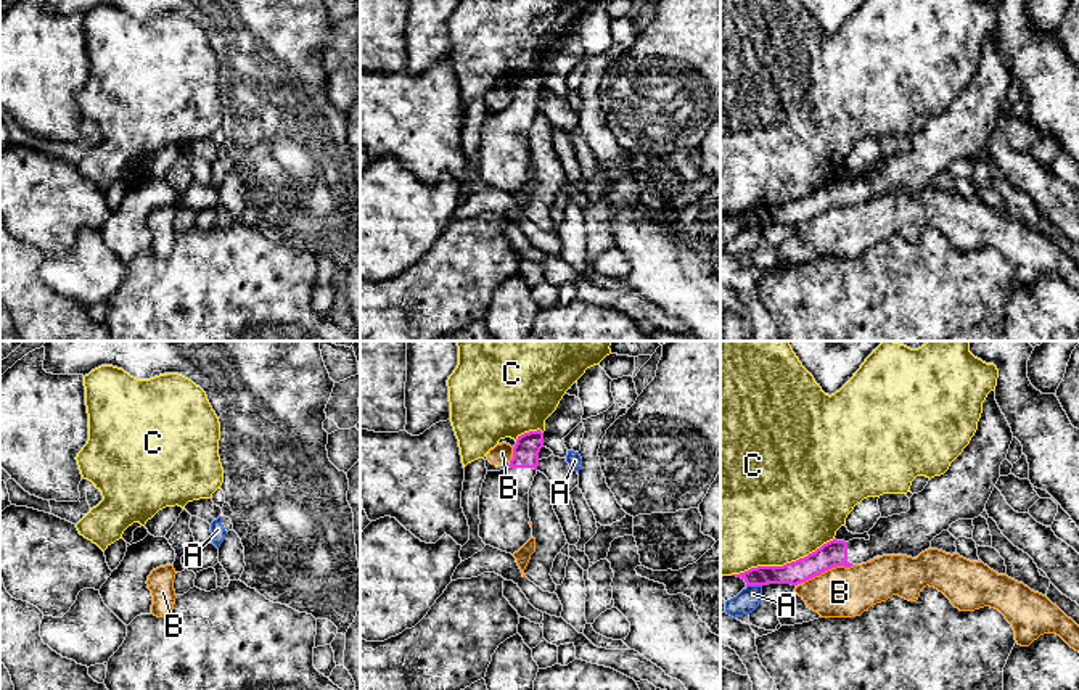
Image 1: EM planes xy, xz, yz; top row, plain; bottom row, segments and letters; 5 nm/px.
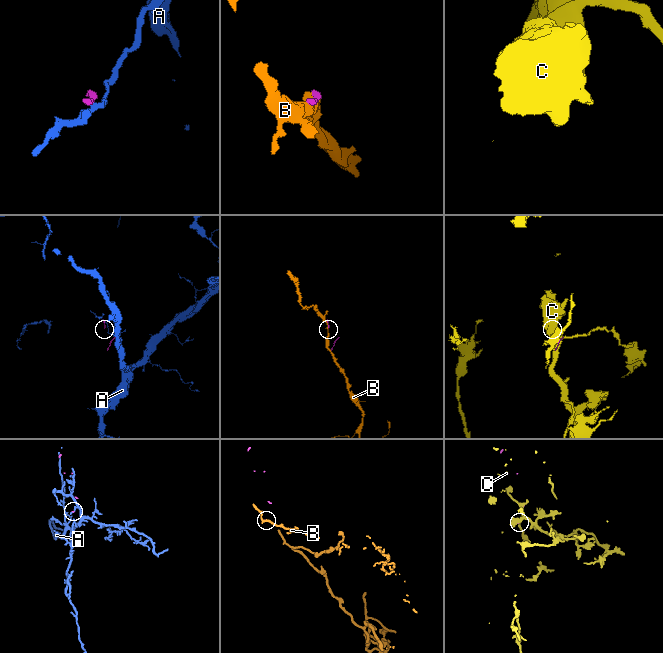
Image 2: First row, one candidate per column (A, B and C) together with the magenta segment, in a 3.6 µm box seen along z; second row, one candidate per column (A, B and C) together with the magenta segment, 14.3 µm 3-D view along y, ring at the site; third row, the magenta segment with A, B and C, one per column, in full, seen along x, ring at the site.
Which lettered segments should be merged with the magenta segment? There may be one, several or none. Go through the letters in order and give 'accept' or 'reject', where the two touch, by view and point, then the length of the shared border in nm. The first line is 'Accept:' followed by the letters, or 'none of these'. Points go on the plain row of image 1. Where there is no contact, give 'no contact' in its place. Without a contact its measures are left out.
Accept: none of these
A: reject; contact yz (753, 224); length 80 nm
B: reject; contact yz (827, 209); length 300 nm
C: reject; contact yz (783, 205); length 550 nm

